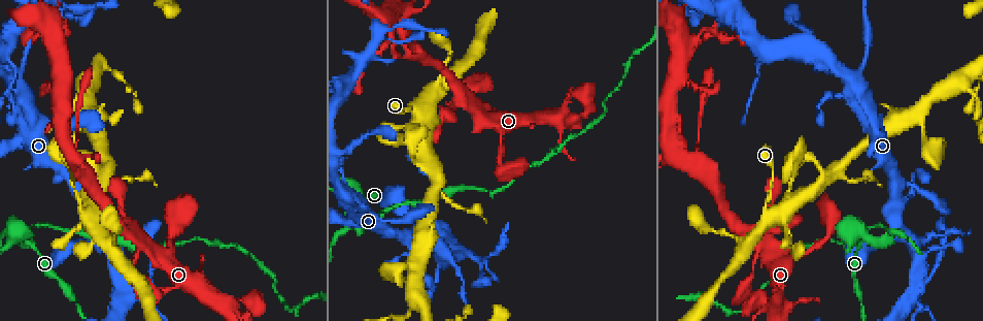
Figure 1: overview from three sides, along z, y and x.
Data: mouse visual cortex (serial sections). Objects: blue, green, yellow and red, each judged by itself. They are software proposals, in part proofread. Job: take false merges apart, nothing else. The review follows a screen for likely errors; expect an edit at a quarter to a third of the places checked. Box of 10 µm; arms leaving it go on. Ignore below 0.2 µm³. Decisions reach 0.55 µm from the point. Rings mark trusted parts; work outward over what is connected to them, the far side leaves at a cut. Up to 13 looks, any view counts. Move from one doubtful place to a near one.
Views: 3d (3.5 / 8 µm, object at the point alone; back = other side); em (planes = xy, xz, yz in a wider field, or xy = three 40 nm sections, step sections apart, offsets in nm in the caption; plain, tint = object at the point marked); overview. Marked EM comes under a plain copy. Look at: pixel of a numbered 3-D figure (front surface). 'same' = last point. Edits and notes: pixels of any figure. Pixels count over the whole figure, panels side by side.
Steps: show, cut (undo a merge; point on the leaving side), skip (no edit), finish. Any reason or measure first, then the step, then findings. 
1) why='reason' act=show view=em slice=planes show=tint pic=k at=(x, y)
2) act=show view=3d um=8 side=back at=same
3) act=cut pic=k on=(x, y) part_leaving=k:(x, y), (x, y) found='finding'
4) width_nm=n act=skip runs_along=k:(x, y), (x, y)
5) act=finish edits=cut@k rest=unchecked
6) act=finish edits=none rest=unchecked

why='calibre changes' act=show view=em slice=xy step=2 show=tint pic=1 at=(22, 240)

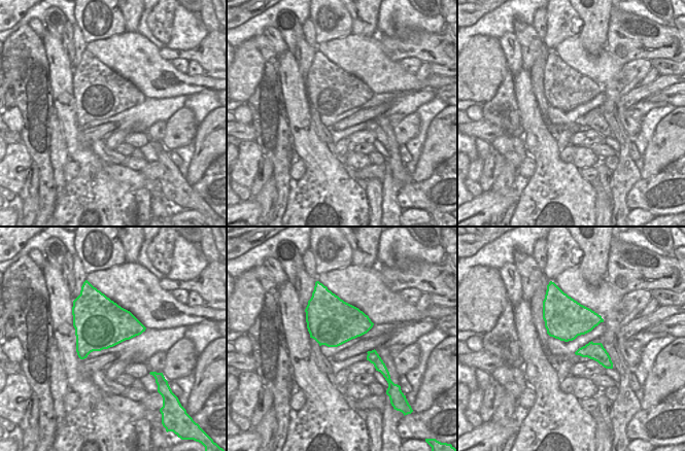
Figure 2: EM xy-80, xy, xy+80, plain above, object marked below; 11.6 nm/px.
act=show view=3d um=3.5 at=same

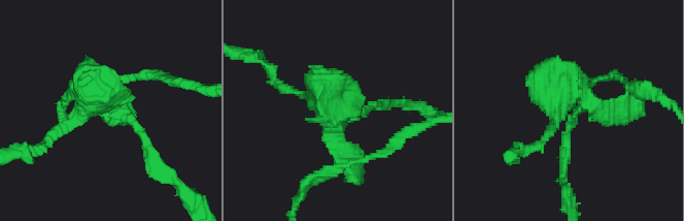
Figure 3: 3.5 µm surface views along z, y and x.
act=cut pic=3 on=(563, 98) part_leaving=3:(584, 105), (619, 105), (629, 87), (613, 76) found='two cells meet here'

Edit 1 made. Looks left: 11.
act=show view=overview

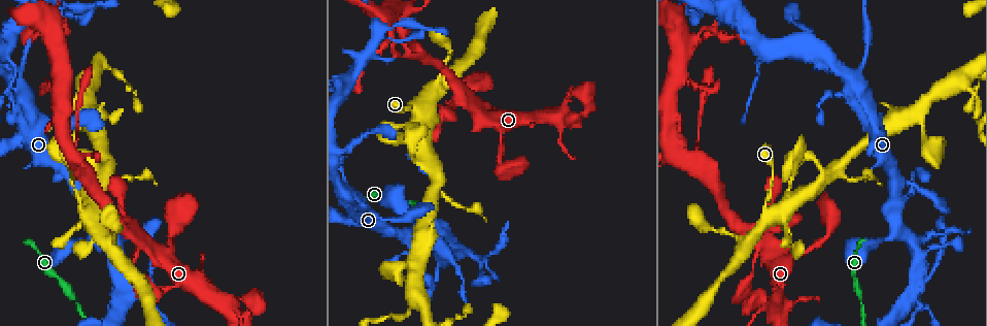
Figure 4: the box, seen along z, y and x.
why='three arms meet' act=show view=3d um=3.5 pic=4 at=(481, 256)

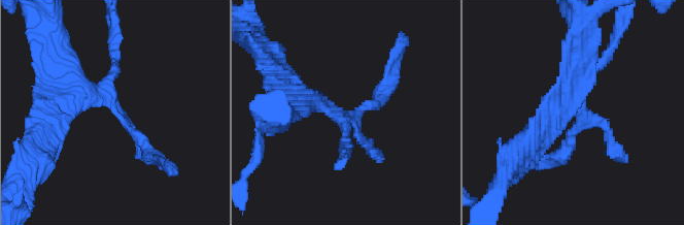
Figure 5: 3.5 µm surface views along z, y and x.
arms=3 arm_widths_nm=150,200,300 act=show view=em slice=xy step=3 show=tint pic=5 at=(344, 112)

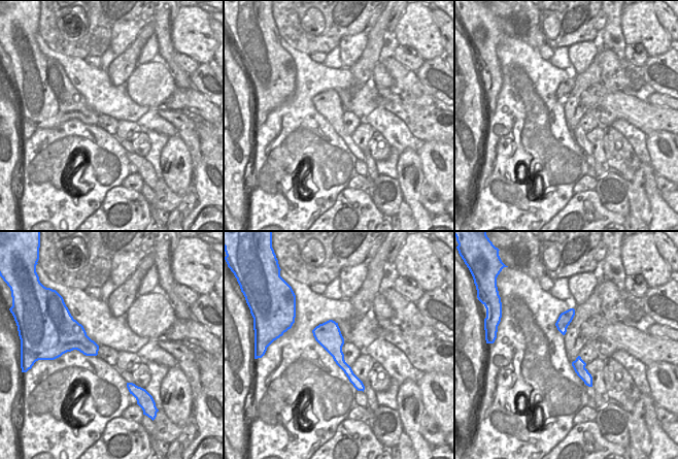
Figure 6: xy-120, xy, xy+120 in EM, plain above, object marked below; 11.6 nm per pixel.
act=skip runs_along=6:(318, 328), (360, 386) found='one cell here'

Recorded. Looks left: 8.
act=show view=3d um=3.5 pic=4 at=(235, 307)

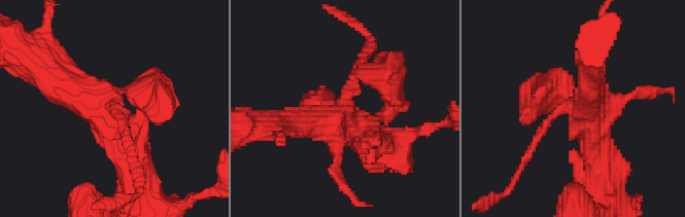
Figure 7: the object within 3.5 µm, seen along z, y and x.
why='now the EM' act=show view=em slice=xy step=5 show=tint pic=7 at=(114, 104)

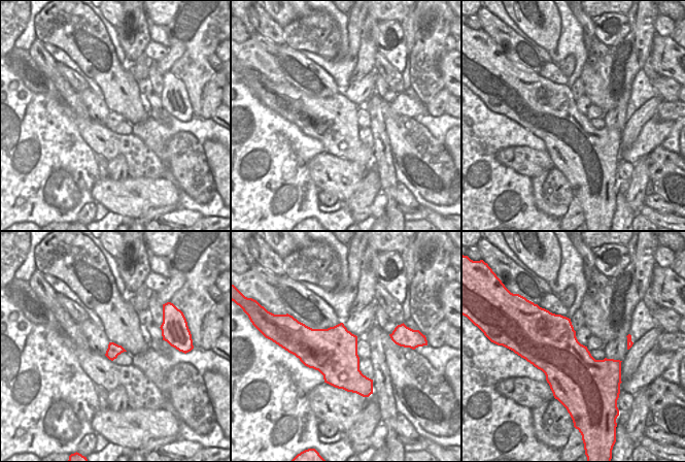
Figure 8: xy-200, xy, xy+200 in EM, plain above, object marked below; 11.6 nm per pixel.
act=skip runs_along=7:(62, 83), (112, 105), (134, 143) found='all the same cell'

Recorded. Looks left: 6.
why='narrows sharply' act=show view=3d um=3.5 pic=4 at=(133, 264)

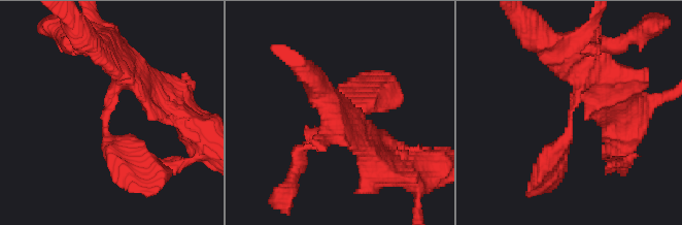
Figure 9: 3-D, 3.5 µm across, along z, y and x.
why='need the tissue' act=show view=em slice=planes show=tint pic=9 at=(570, 118)

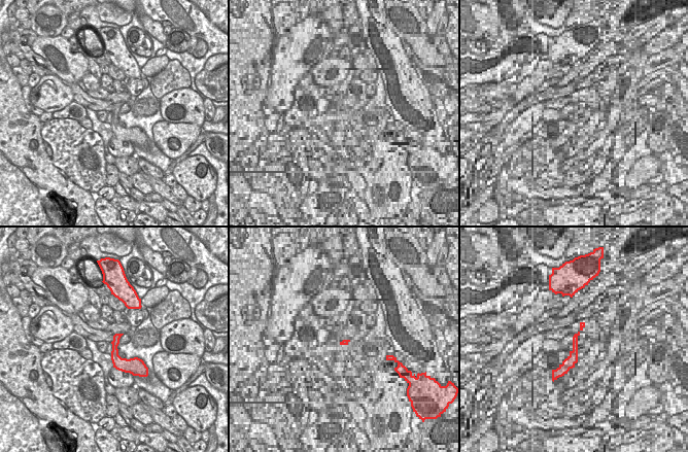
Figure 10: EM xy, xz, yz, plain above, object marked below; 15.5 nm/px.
act=skip found='continuous, no second cell'

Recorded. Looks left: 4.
why='a fork' act=show view=em slice=xy step=2 show=tint pic=4 at=(347, 194)

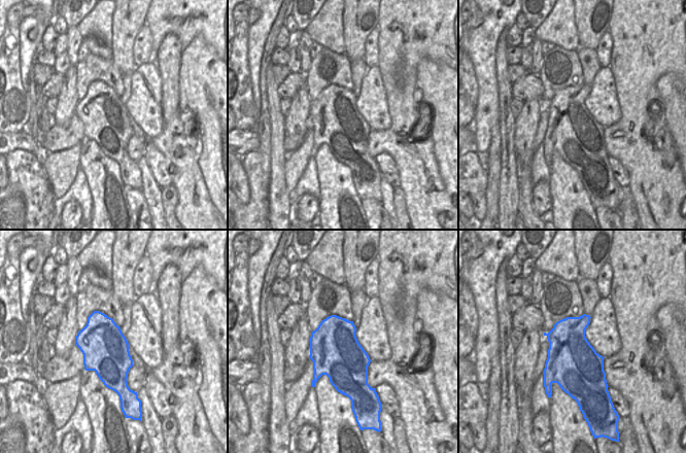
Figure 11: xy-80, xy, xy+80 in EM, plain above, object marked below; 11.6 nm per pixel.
act=show view=3d um=3.5 at=same

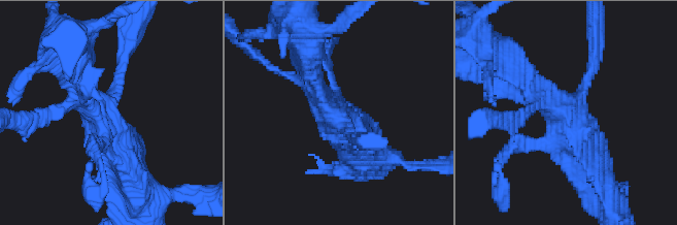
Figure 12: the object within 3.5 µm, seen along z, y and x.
act=skip runs_along=12:(598, 179), (572, 121), (525, 84) found='one cell here'

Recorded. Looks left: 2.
act=finish edits=cut@3 rest=unchecked

